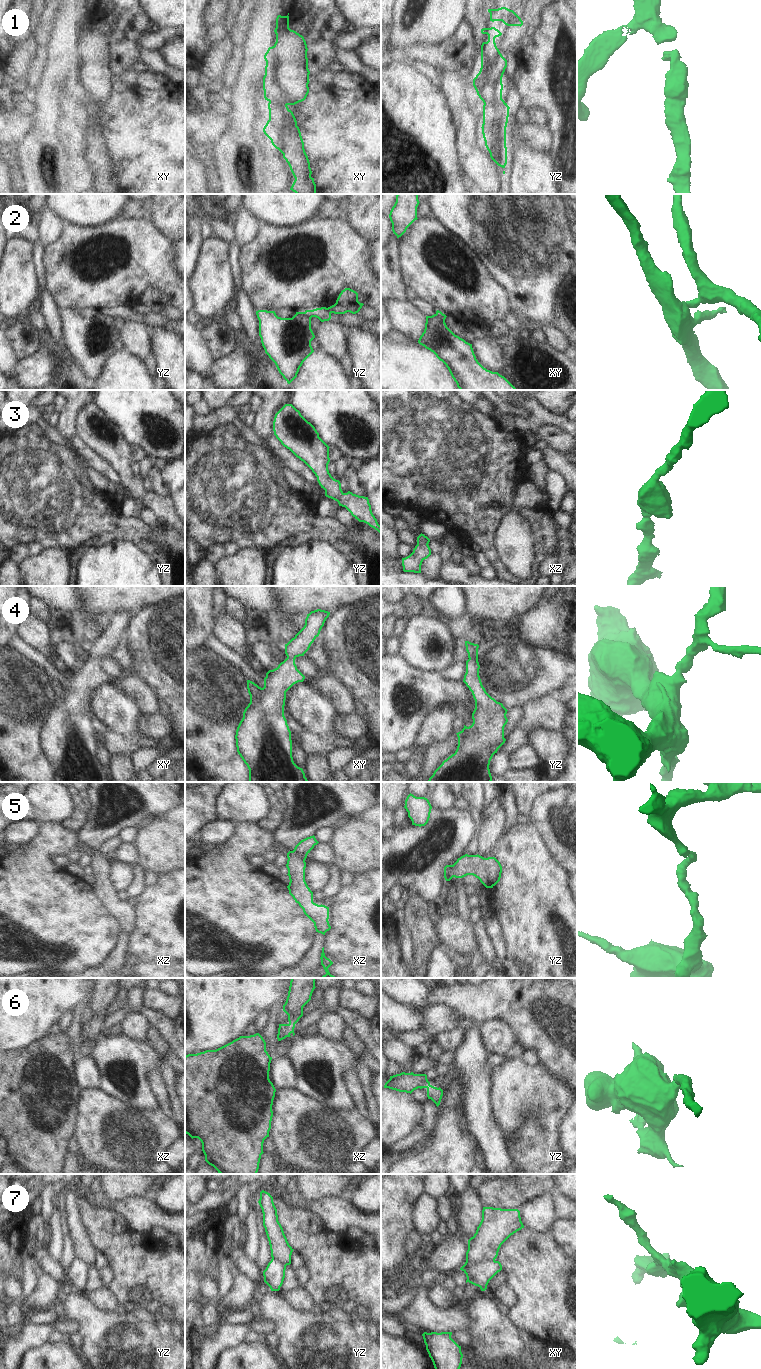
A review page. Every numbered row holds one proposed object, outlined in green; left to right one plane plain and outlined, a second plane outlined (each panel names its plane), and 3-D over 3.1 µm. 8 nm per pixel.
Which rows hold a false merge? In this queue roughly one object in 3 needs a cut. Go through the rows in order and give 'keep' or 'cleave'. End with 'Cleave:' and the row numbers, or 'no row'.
1: keep
2: cleave
3: keep
4: keep
5: keep
6: keep
7: cleave
Cleave: 2, 7

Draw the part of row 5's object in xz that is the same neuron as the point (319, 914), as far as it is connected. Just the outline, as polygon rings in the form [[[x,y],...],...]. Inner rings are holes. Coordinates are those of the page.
[[[315,836],[301,840],[293,851],[287,853],[287,864],[289,894],[303,909],[304,914],[314,923],[316,932],[325,935],[331,929],[329,924],[329,907],[318,905],[313,902],[313,892],[305,881],[306,858],[310,851],[319,842]]]

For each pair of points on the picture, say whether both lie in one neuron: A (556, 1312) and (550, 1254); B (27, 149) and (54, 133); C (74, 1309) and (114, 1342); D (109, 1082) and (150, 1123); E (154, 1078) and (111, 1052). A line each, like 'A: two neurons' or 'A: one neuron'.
A: one neuron
B: one neuron
C: one neuron
D: two neurons
E: two neurons

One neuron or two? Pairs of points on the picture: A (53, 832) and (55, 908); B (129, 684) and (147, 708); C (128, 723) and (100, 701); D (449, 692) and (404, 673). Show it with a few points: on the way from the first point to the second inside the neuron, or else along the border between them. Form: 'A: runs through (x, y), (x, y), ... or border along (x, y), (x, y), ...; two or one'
A: runs through (44, 851), (44, 889); one
B: runs through (135, 690), (147, 702); one
C: runs through (121, 719), (107, 707); one
D: runs through (438, 692), (423, 691), (415, 683); one

